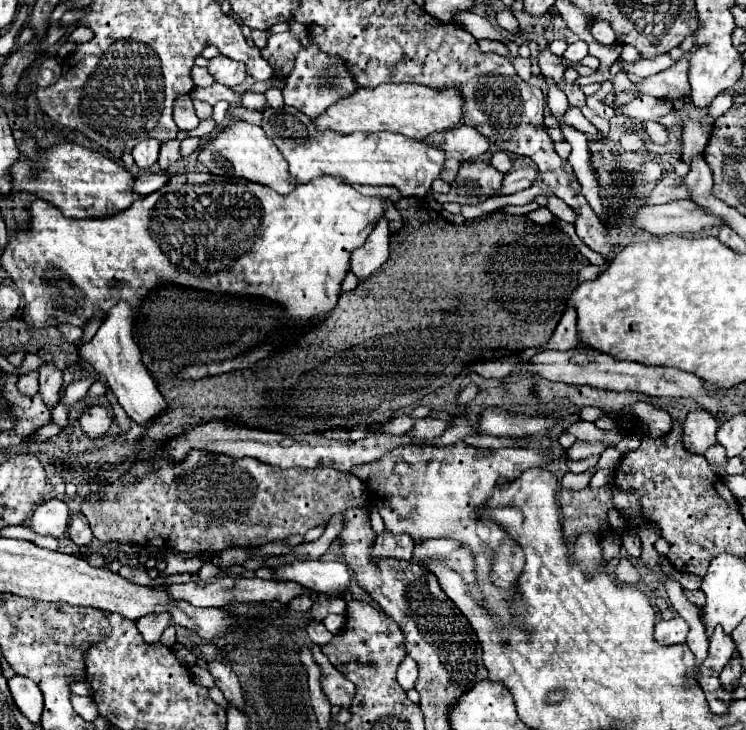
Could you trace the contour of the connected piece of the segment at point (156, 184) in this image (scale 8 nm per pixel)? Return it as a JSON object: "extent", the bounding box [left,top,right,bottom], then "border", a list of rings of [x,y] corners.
{"extent":[134,174,168,196],"border":[[[142,174],[134,182],[134,186],[136,186],[134,190],[140,192],[142,196],[148,196],[148,194],[160,190],[166,182],[168,182],[168,176],[166,174]]]}

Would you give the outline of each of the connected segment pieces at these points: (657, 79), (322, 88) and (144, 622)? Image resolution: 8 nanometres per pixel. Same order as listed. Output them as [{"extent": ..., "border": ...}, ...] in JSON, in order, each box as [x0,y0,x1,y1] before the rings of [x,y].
[{"extent":[638,58,690,100],"border":[[[680,58],[672,68],[650,76],[638,84],[640,94],[650,94],[660,100],[688,100],[690,84],[688,84],[688,60]]]},{"extent":[282,44,358,118],"border":[[[310,44],[308,48],[302,48],[298,52],[298,56],[294,60],[294,70],[286,78],[286,88],[282,90],[282,94],[284,94],[284,102],[288,106],[300,110],[302,114],[306,114],[310,118],[316,118],[330,104],[350,96],[350,92],[354,92],[356,88],[358,88],[358,84],[354,82],[352,72],[342,58],[328,56],[328,54],[320,52],[320,48],[316,44]]]},{"extent":[136,614,170,644],"border":[[[148,614],[136,622],[136,628],[146,644],[156,644],[168,624],[170,624],[168,614]]]}]

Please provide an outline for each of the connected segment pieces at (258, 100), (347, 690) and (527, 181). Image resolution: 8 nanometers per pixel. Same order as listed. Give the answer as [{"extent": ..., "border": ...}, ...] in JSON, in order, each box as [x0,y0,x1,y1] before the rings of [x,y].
[{"extent":[242,92,266,110],"border":[[[246,92],[244,96],[242,96],[242,106],[244,108],[248,108],[248,110],[262,110],[264,108],[264,104],[266,104],[266,98],[264,98],[264,94],[256,94],[256,92]]]},{"extent":[312,646,356,708],"border":[[[314,646],[312,650],[314,650],[314,652],[312,652],[312,658],[314,658],[314,662],[320,666],[320,674],[322,674],[322,676],[320,676],[320,684],[322,684],[322,692],[326,694],[328,702],[330,702],[332,706],[348,708],[350,702],[352,702],[352,698],[354,698],[354,694],[356,694],[356,688],[352,686],[350,680],[346,680],[346,678],[330,664],[330,660],[328,660],[326,654],[316,652],[316,650],[320,650],[320,646]]]},{"extent":[496,166,536,196],"border":[[[524,166],[520,170],[512,170],[504,176],[504,184],[500,188],[500,192],[496,192],[496,196],[504,196],[504,194],[514,194],[520,190],[526,190],[532,186],[536,178],[536,170],[530,166]]]}]

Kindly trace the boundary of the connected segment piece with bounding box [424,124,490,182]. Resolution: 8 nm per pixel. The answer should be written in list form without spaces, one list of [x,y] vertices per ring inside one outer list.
[[[466,124],[448,132],[436,132],[424,140],[432,140],[432,144],[440,144],[440,148],[444,148],[446,164],[440,174],[444,182],[452,182],[455,179],[462,162],[474,160],[490,148],[488,138],[480,136],[476,128],[470,128]]]

